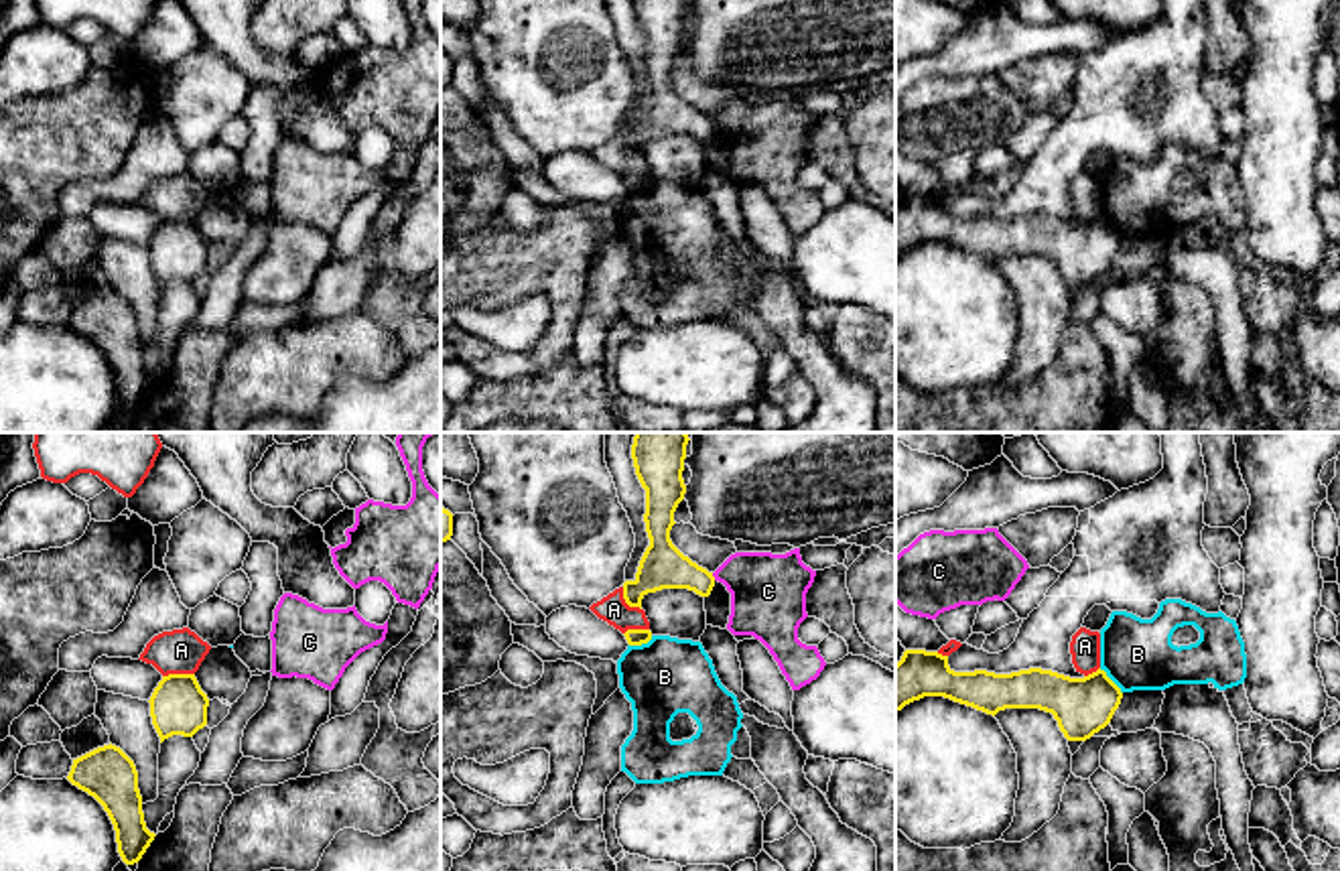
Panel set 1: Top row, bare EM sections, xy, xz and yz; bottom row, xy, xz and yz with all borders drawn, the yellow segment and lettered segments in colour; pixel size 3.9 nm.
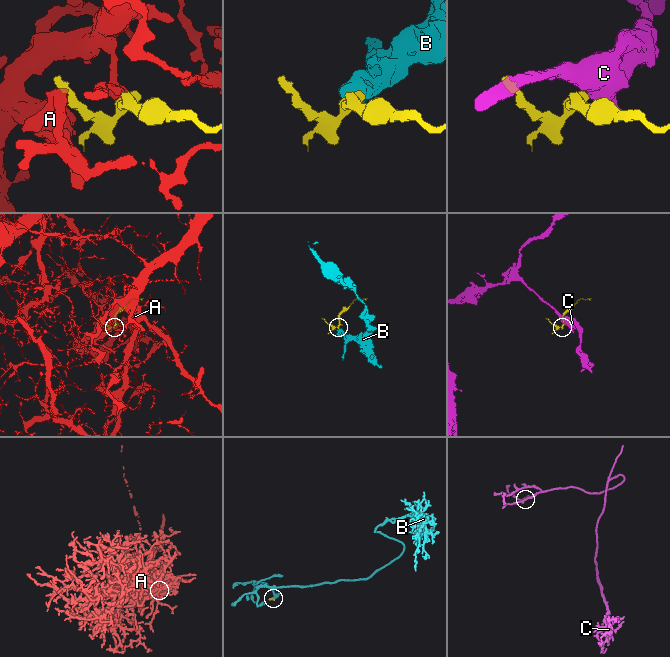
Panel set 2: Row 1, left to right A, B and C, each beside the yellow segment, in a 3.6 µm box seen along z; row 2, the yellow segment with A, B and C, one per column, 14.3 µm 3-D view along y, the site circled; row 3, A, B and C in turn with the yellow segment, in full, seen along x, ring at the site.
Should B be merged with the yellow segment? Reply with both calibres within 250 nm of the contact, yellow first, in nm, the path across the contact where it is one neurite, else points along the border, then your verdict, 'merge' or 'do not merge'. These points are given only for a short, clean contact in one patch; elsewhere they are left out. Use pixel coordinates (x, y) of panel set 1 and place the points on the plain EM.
220/280 nm | along yz (1099, 214), (1121, 238) | do not merge

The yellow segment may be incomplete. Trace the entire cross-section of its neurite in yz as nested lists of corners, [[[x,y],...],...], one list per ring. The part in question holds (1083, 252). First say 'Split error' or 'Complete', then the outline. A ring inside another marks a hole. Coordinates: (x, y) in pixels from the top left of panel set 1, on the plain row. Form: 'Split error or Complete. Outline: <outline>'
Complete. Outline: [[[906,195],[895,209],[895,258],[924,242],[944,242],[993,262],[1005,254],[1040,254],[1054,260],[1068,286],[1086,286],[1111,268],[1123,238],[1100,213],[1084,223],[1042,213],[954,217],[948,201]]]

